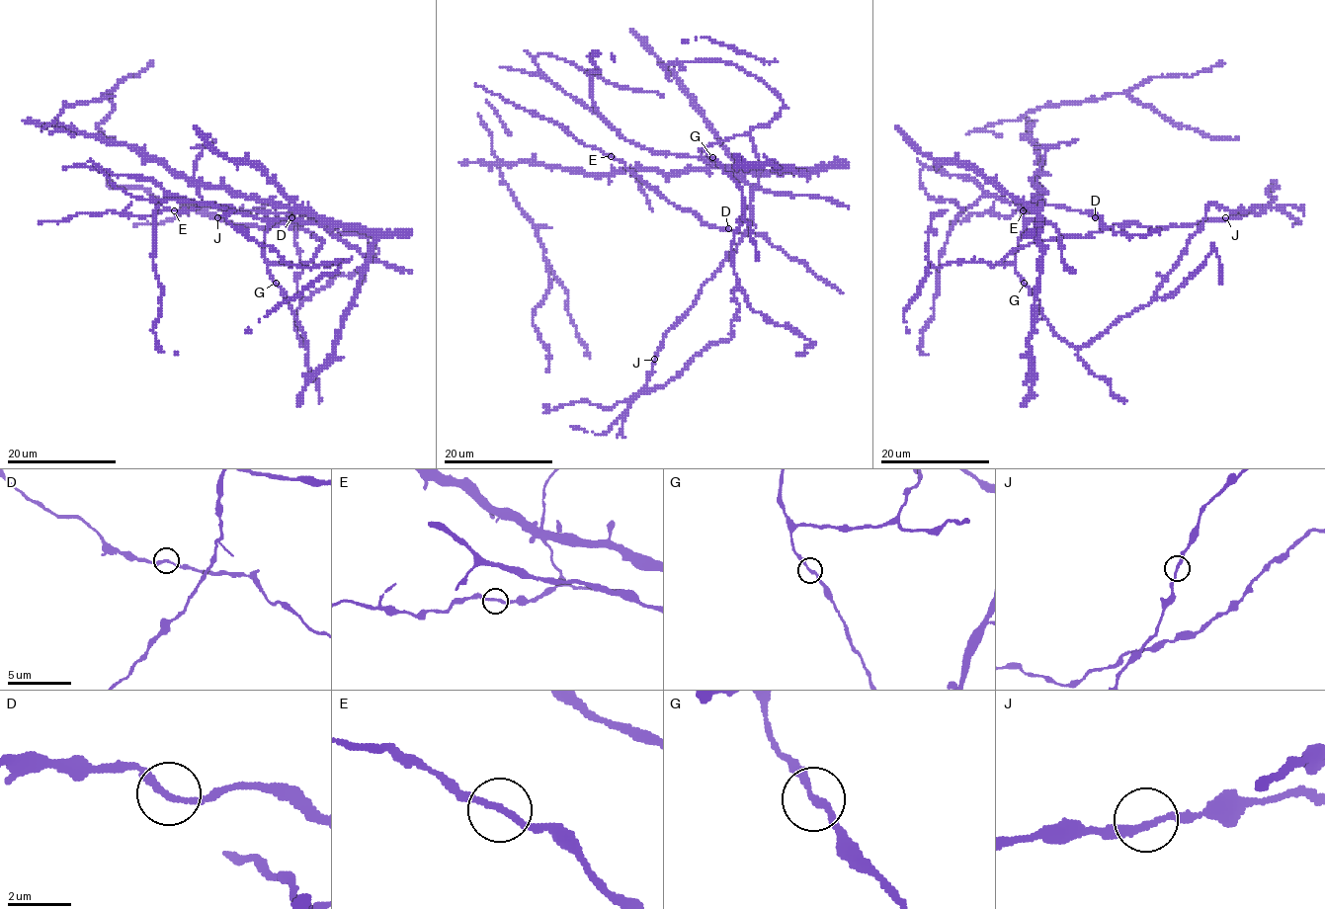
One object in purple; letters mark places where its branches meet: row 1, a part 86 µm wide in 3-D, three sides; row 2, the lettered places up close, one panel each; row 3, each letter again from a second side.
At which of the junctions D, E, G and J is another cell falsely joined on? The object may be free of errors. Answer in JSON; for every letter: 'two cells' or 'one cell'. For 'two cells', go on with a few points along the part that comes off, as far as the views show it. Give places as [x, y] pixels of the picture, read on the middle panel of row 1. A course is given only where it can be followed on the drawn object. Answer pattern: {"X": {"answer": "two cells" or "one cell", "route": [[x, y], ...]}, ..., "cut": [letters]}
{"D": {"answer": "one cell"}, "E": {"answer": "one cell"}, "G": {"answer": "one cell"}, "J": {"answer": "one cell"}, "cut": []}

